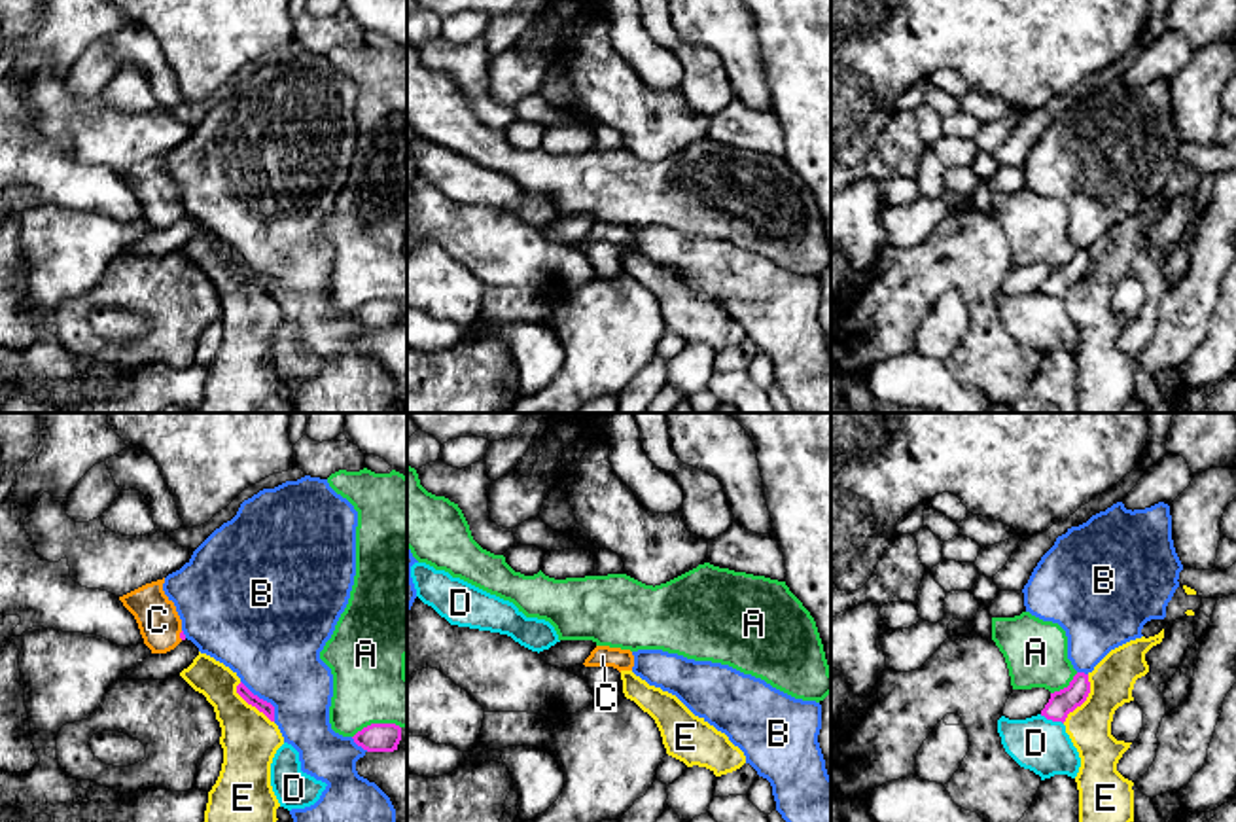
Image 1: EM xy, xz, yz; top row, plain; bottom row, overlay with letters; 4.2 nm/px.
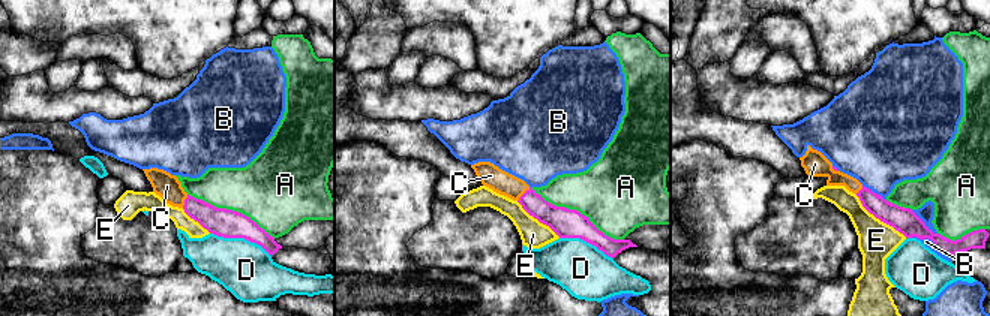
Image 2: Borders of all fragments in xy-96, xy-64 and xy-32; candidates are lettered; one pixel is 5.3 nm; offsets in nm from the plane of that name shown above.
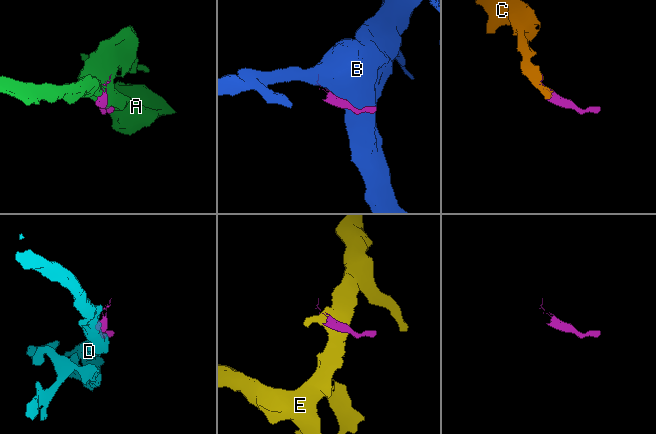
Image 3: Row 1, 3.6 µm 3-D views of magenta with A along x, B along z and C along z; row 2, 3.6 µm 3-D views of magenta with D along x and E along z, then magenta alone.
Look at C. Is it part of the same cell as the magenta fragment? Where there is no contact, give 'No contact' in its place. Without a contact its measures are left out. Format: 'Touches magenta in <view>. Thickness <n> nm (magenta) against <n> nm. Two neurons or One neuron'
Touches magenta in xy. Thickness 20 nm (magenta) against 180 nm. One neuron

